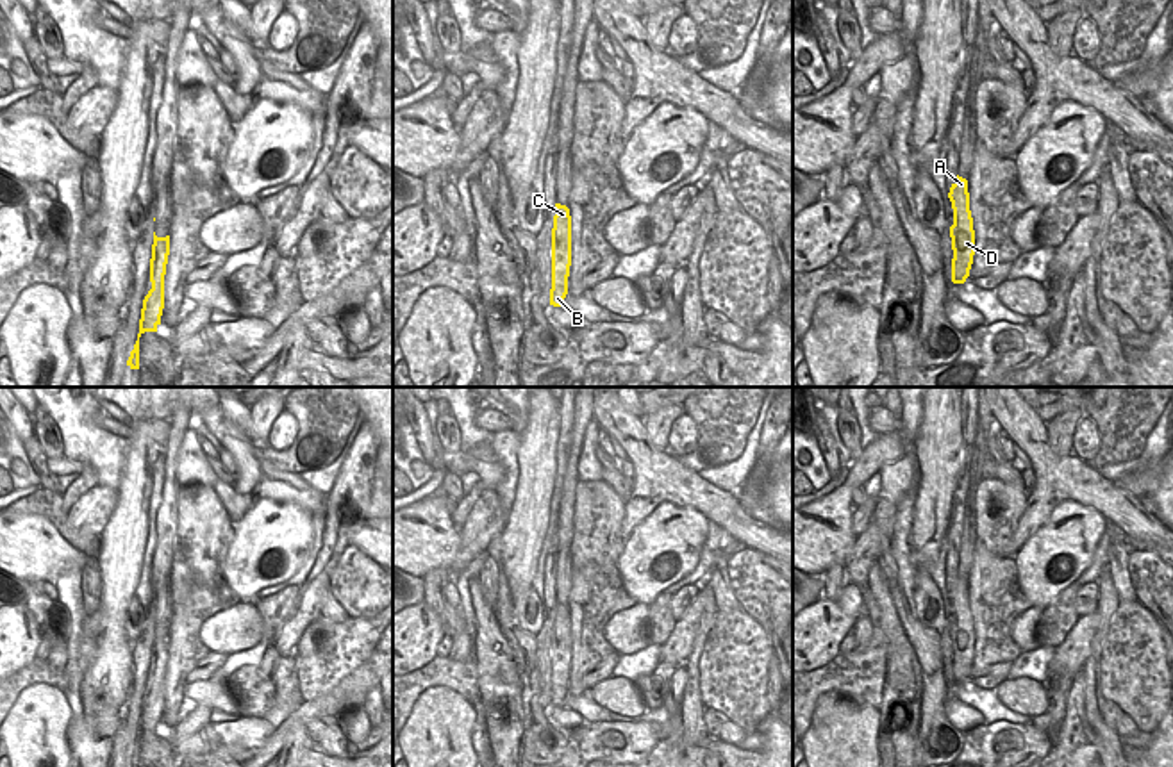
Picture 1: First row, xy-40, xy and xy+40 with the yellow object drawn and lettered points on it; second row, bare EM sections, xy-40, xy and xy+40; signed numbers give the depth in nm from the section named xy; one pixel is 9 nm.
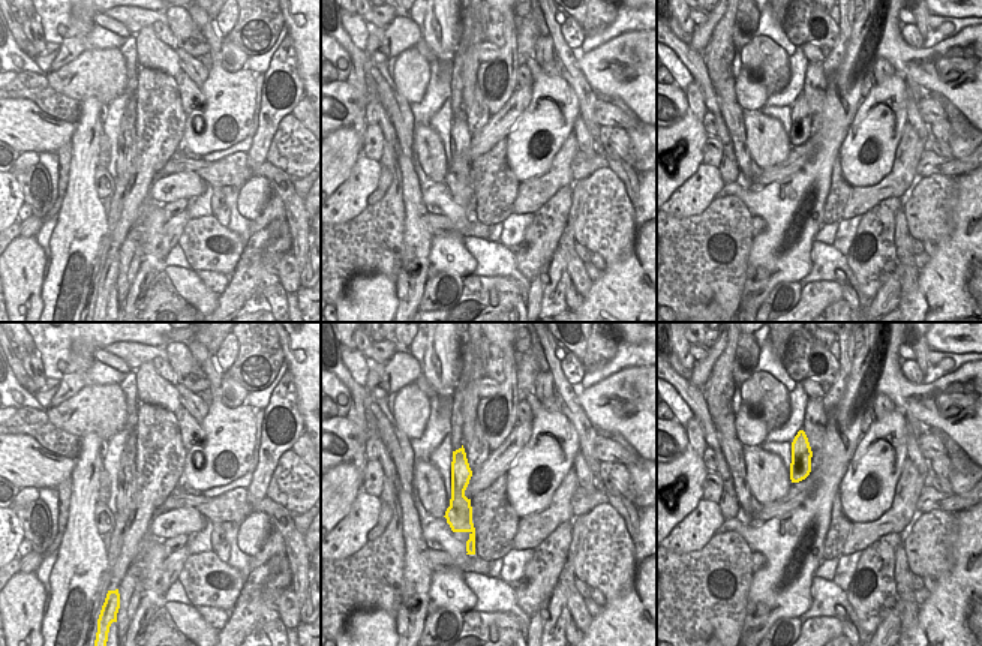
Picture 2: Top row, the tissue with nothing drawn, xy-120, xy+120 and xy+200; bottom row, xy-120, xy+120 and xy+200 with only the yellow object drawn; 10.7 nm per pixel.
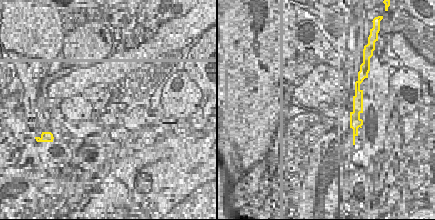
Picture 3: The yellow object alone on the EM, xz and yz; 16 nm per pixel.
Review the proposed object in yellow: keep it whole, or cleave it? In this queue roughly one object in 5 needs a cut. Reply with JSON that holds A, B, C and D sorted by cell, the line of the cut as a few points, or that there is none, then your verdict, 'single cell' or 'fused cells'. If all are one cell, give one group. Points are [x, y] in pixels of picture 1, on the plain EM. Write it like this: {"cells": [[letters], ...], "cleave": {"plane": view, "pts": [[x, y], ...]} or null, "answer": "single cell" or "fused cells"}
{"cells": [["A", "B", "C", "D"]], "cleave": null, "answer": "single cell"}

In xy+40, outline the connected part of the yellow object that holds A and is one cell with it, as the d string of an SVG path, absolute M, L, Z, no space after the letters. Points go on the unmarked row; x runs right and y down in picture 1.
M957 574L952 583L948 598L953 608L953 624L950 626L952 637L952 681L964 683L969 676L969 669L975 655L975 630L969 610L968 580Z

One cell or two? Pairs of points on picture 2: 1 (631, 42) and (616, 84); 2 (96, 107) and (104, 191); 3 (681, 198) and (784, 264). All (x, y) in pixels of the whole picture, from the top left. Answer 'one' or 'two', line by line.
1: one
2: two
3: two

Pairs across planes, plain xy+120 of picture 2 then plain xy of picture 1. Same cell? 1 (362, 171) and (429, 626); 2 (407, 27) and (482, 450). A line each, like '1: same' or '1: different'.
1: same
2: same

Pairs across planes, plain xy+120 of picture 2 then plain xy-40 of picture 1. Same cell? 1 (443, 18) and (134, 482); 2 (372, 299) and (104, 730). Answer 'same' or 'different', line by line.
1: same
2: different

